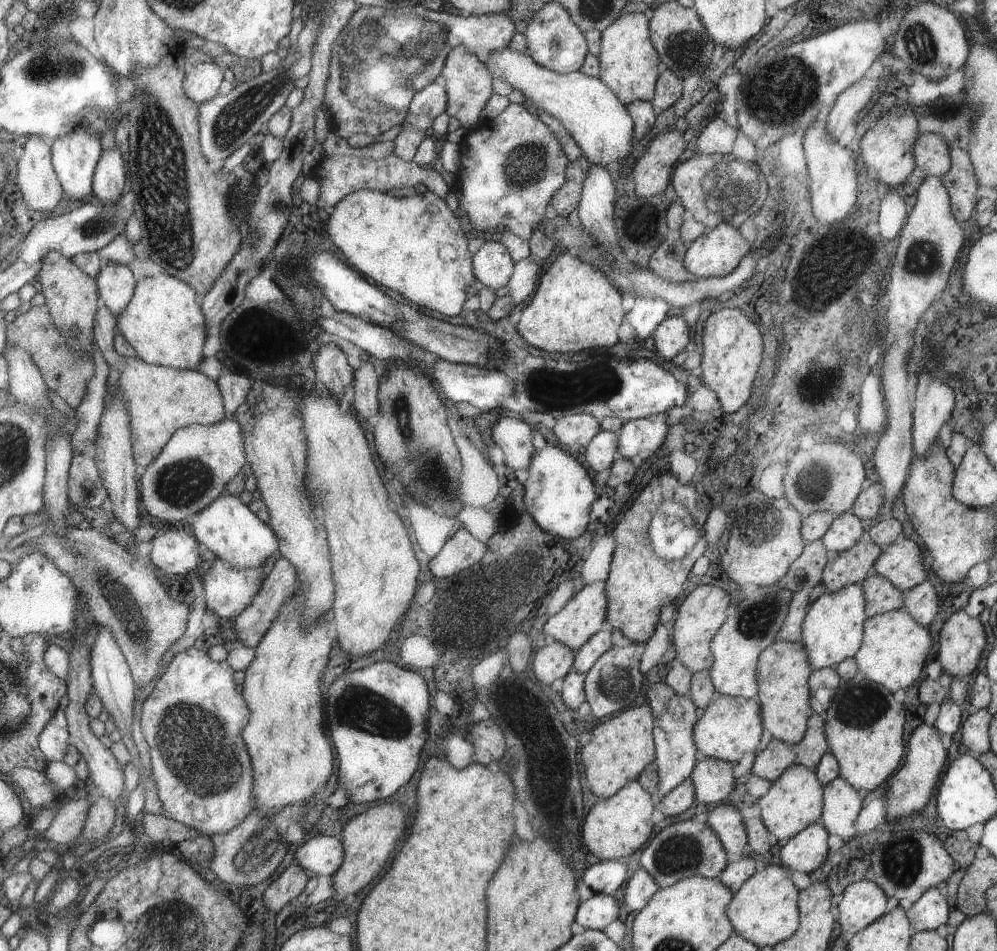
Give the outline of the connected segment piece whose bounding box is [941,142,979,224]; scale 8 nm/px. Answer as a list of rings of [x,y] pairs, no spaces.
[[[957,142],[949,146],[949,160],[951,168],[947,170],[947,174],[941,176],[941,182],[949,194],[951,214],[961,224],[971,216],[971,212],[975,212],[973,208],[977,208],[975,186],[979,184],[973,172],[973,162],[969,158],[969,152],[961,150]]]

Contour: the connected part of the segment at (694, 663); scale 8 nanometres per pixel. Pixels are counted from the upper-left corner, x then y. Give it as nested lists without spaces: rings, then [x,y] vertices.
[[[699,586],[693,594],[679,604],[675,614],[675,652],[677,660],[681,660],[693,674],[711,670],[715,664],[713,656],[713,638],[721,632],[725,624],[725,610],[729,606],[729,596],[717,586]]]

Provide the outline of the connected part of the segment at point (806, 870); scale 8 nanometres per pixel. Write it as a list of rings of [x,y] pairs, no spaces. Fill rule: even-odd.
[[[813,824],[805,828],[805,832],[799,832],[793,836],[781,850],[781,866],[789,872],[797,870],[803,874],[813,874],[813,870],[823,866],[823,860],[827,856],[827,830],[819,824]]]

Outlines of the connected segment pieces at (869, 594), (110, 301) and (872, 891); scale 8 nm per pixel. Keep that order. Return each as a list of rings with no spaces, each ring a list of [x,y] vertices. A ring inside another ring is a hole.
[[[869,576],[861,584],[863,594],[865,594],[865,614],[867,618],[881,616],[885,612],[897,612],[903,610],[903,600],[905,594],[895,588],[889,580],[883,576]]]
[[[103,266],[103,272],[97,278],[101,304],[105,304],[119,318],[135,298],[139,280],[131,266]]]
[[[865,876],[843,890],[837,904],[837,914],[841,918],[837,920],[841,932],[857,934],[863,928],[869,928],[875,920],[881,920],[885,914],[885,892],[873,882],[867,882]]]

